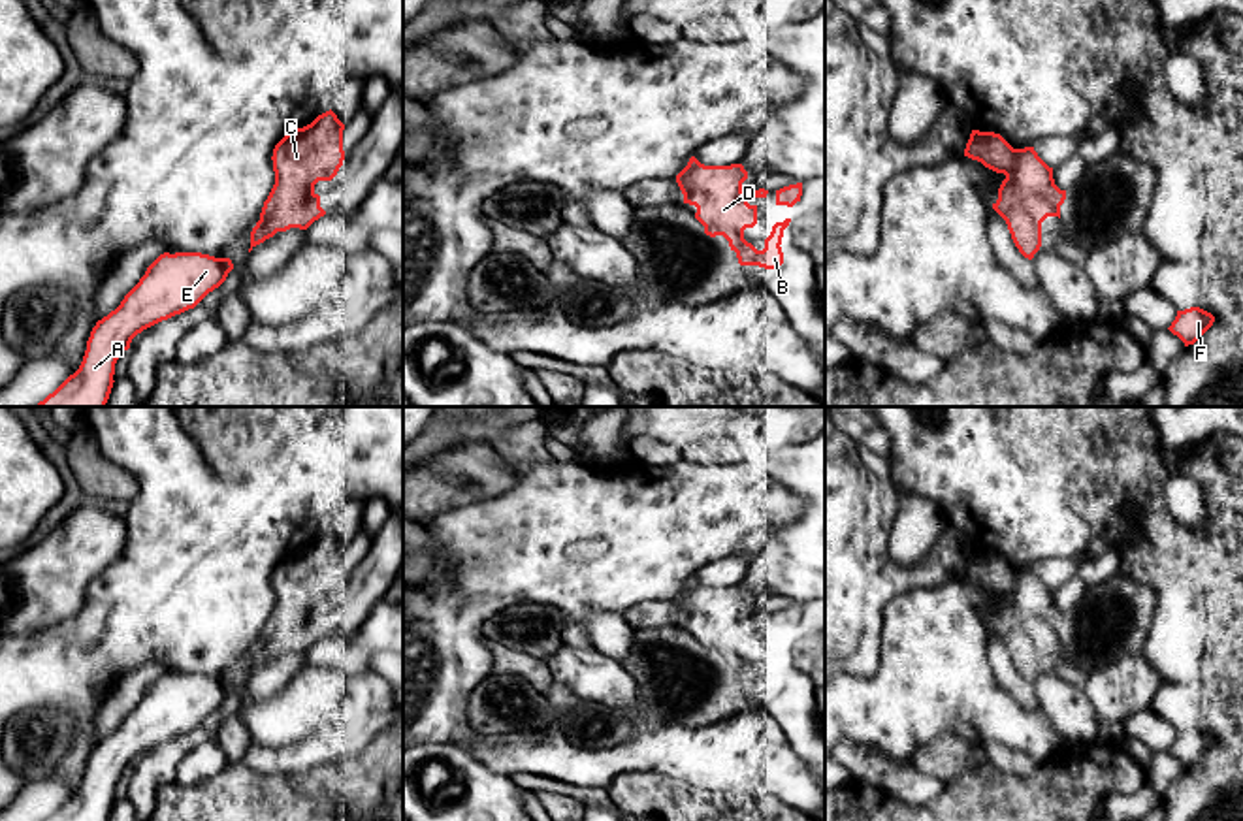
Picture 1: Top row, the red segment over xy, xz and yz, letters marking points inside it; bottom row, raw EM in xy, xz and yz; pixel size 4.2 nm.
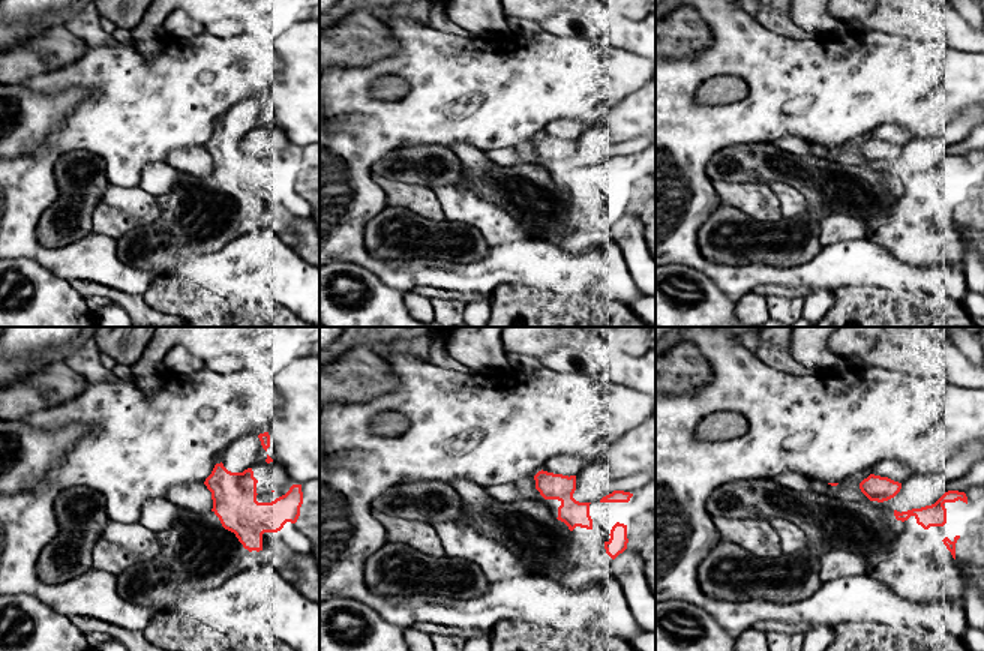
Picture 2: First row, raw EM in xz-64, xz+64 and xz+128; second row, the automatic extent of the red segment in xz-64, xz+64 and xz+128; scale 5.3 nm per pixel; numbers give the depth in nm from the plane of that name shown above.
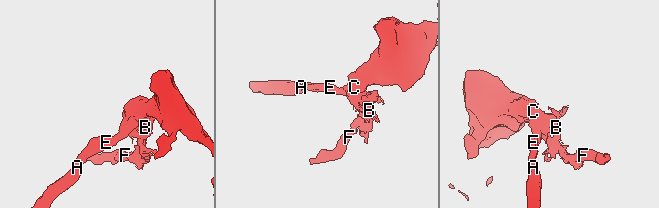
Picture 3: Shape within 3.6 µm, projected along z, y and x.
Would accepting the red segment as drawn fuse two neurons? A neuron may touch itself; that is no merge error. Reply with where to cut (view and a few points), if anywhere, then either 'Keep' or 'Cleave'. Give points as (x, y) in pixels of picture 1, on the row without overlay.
Split along xz (712, 588), (705, 609), (694, 611), (688, 607). Cleave

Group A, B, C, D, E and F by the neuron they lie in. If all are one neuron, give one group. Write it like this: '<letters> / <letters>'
A E / B C D F

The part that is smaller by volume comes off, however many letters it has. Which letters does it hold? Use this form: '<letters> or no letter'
A, E

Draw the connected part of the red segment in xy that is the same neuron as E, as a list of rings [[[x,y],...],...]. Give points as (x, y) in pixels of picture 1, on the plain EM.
[[[164,674],[124,717],[121,727],[96,744],[87,763],[87,772],[79,791],[70,797],[45,821],[109,821],[113,810],[115,785],[122,772],[130,770],[132,761],[143,751],[194,731],[209,714],[218,710],[234,691],[230,680],[215,680],[202,674]]]

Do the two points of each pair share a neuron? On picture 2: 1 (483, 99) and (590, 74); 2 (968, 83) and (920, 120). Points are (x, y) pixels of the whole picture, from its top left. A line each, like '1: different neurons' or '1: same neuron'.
1: same neuron
2: same neuron

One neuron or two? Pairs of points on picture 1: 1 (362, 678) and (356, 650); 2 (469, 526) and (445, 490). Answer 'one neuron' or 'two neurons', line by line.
1: one neuron
2: two neurons

